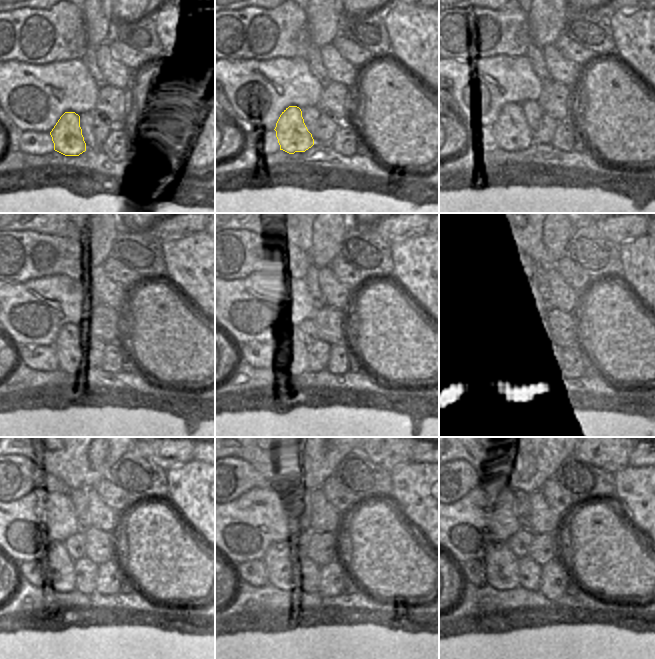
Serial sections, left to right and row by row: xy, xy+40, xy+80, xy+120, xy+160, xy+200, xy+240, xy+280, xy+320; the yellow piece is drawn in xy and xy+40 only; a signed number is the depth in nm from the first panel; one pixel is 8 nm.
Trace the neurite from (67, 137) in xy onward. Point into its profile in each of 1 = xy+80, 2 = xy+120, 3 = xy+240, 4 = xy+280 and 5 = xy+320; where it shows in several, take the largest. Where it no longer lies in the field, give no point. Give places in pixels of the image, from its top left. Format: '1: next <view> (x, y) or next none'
1: next xy+80 (512, 131)
2: next xy+120 (66, 345)
3: next xy+240 (58, 566)
4: next xy+280 (282, 567)
5: next xy+320 (501, 564)

